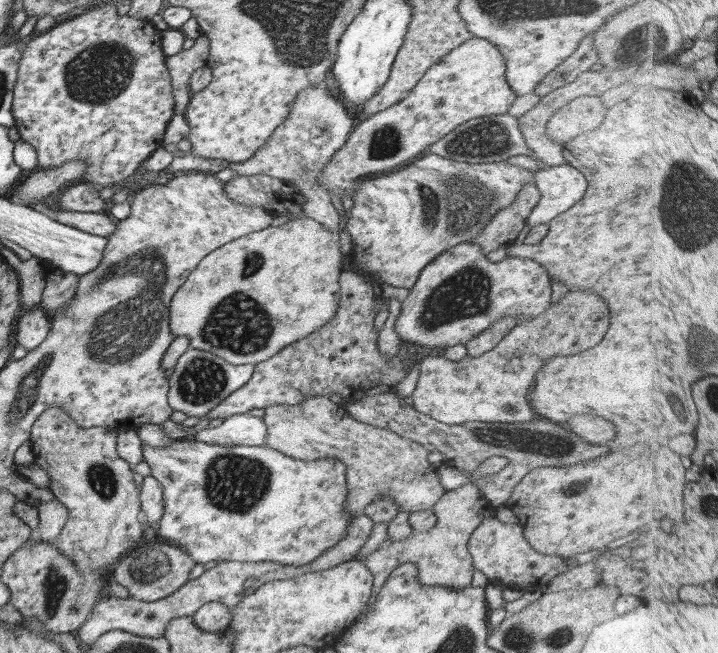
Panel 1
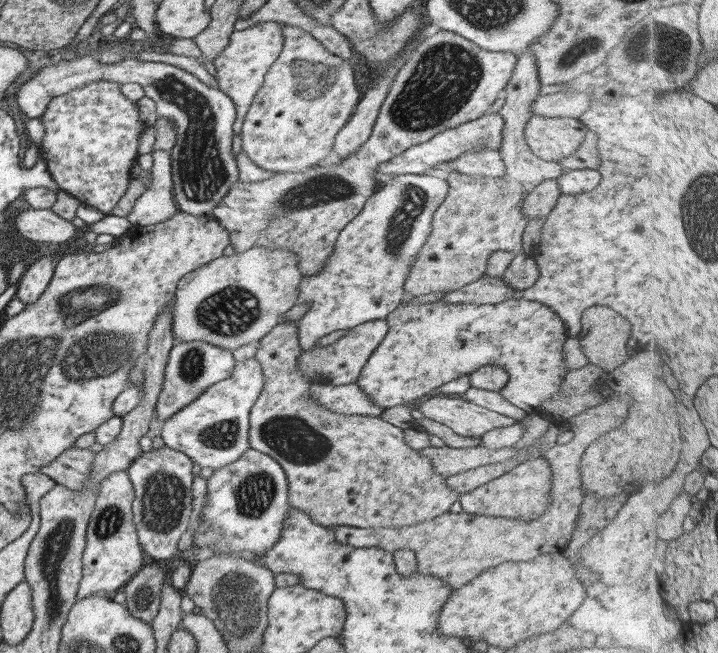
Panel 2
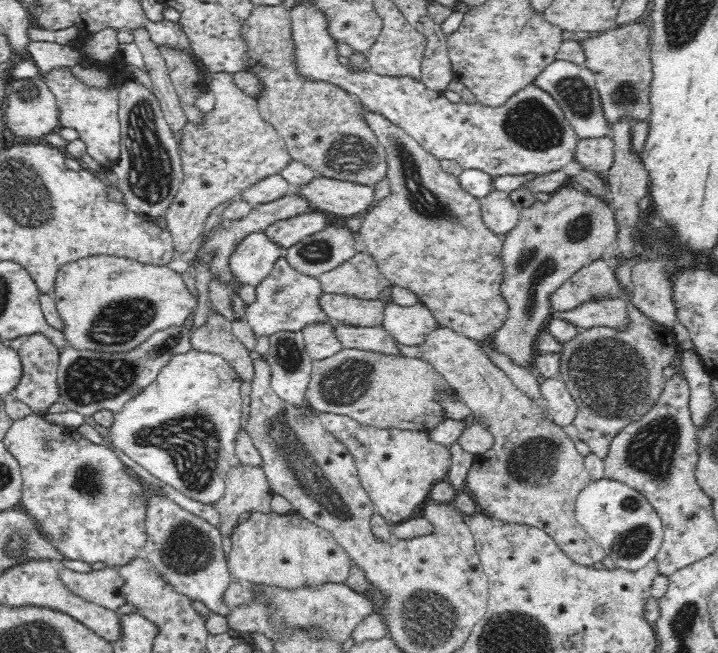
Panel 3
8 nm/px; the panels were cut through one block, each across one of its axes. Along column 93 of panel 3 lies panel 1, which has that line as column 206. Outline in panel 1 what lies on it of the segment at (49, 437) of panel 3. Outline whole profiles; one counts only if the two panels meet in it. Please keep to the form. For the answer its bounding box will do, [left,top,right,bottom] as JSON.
[142,440,356,567]

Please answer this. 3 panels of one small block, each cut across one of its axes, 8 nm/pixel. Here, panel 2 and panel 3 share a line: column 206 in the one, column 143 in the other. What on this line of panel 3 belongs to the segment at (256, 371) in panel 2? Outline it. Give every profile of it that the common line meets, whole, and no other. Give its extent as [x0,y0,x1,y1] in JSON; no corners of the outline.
[76,349,242,504]

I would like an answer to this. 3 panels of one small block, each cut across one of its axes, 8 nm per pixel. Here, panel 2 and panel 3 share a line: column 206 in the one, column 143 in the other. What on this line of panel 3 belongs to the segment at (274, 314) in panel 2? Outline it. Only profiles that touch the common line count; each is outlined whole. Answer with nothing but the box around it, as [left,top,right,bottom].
[52,254,199,354]

